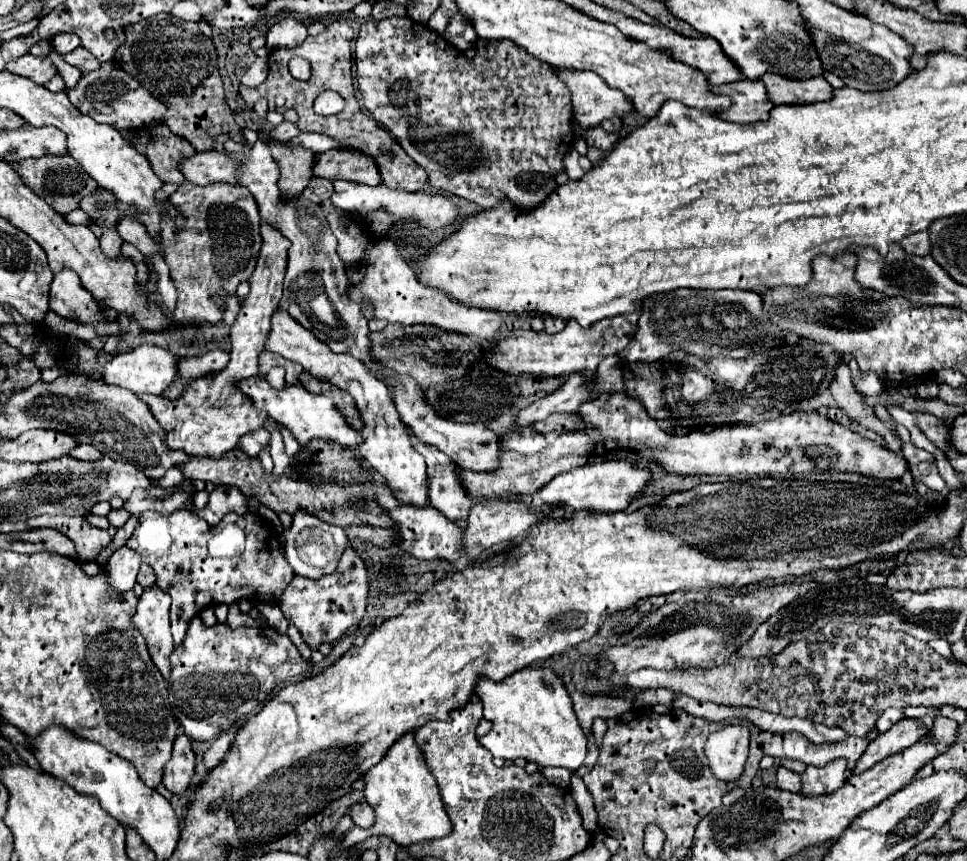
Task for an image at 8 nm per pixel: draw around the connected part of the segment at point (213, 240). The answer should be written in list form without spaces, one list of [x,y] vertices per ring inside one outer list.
[[[183,182],[177,192],[173,192],[169,198],[169,210],[177,210],[185,218],[185,226],[181,228],[185,234],[161,234],[161,252],[169,266],[171,280],[179,292],[177,308],[173,312],[173,318],[179,322],[221,322],[225,306],[213,302],[215,294],[235,294],[237,286],[241,282],[247,282],[255,270],[259,248],[261,248],[261,234],[259,234],[259,210],[255,204],[255,198],[251,192],[243,186],[217,182],[207,186],[195,186],[191,182]]]

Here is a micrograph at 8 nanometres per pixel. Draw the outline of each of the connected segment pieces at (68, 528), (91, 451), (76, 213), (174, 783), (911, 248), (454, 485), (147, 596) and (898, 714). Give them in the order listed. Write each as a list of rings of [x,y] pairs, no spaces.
[[[35,516],[27,520],[27,528],[55,528],[67,538],[71,538],[77,546],[77,552],[83,558],[97,560],[99,552],[107,542],[111,542],[111,536],[107,530],[91,526],[83,516]]]
[[[77,446],[73,452],[69,452],[73,458],[77,458],[77,460],[97,460],[97,458],[101,458],[103,454],[99,454],[93,446]]]
[[[77,208],[68,213],[65,216],[65,219],[71,224],[86,225],[89,227],[95,223],[95,221],[91,220],[91,218],[89,218],[89,216],[87,216],[87,214],[85,214],[85,212],[83,212],[83,210],[80,208]]]
[[[179,734],[173,742],[171,760],[165,764],[163,786],[173,794],[183,794],[195,774],[195,752],[191,740],[185,734]]]
[[[917,232],[917,234],[911,234],[909,238],[903,238],[901,242],[901,248],[907,252],[907,254],[917,254],[917,256],[925,256],[931,252],[931,244],[929,244],[929,232]]]
[[[411,434],[411,440],[417,450],[427,450],[425,462],[427,462],[427,476],[429,476],[431,506],[441,510],[441,514],[445,514],[445,518],[449,518],[451,522],[465,524],[465,518],[469,516],[473,500],[465,494],[459,482],[457,466],[453,466],[449,458],[445,458],[445,454],[441,454],[433,446],[421,444],[413,434]]]
[[[157,586],[147,588],[139,598],[137,614],[133,616],[133,626],[137,626],[139,632],[145,636],[151,660],[165,678],[169,678],[169,656],[175,648],[169,630],[169,606],[169,594],[165,594]]]
[[[887,708],[881,716],[879,716],[879,720],[877,720],[877,732],[881,734],[881,732],[885,732],[885,730],[889,730],[893,724],[897,724],[901,718],[905,718],[903,716],[903,712],[899,710],[899,708]]]

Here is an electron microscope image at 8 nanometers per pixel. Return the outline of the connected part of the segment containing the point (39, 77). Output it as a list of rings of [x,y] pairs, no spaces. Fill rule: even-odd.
[[[25,54],[7,64],[7,70],[17,76],[25,76],[35,84],[47,84],[53,76],[57,76],[57,68],[51,58],[37,58],[33,54]]]

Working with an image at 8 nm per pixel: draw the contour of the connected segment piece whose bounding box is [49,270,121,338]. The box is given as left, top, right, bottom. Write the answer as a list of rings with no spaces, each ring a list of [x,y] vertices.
[[[61,270],[55,274],[51,282],[51,310],[67,320],[91,324],[97,330],[97,336],[119,336],[121,328],[117,322],[107,322],[105,314],[101,312],[99,304],[93,300],[89,292],[81,286],[77,274],[73,270]]]

